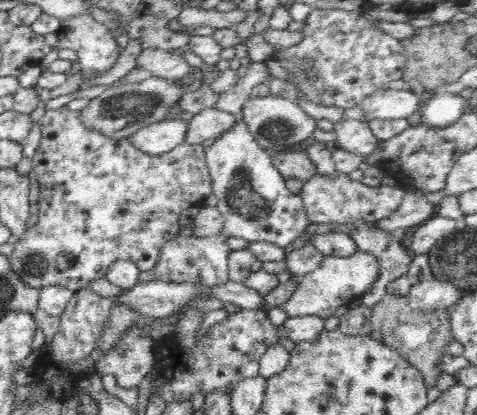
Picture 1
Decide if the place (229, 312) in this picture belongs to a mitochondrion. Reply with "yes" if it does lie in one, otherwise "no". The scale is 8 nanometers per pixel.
no

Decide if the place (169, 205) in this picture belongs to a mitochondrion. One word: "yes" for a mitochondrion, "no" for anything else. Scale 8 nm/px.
no

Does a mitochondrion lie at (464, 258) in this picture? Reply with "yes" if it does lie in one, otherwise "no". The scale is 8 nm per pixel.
yes

